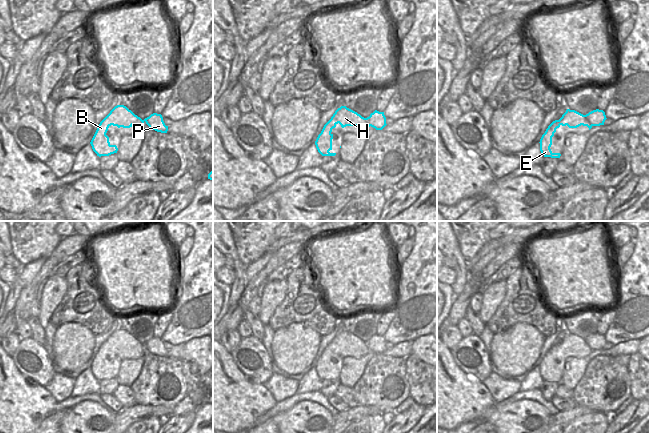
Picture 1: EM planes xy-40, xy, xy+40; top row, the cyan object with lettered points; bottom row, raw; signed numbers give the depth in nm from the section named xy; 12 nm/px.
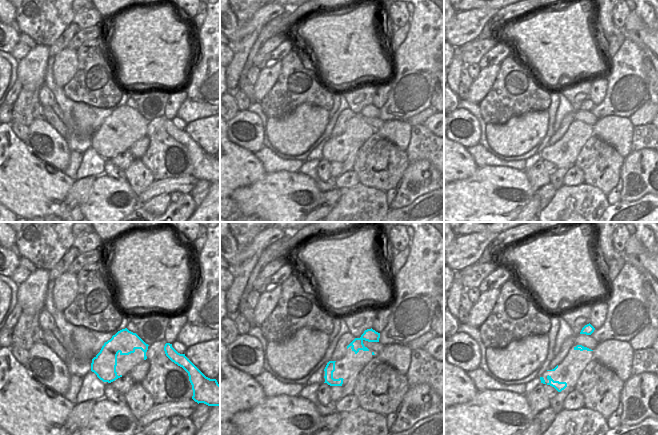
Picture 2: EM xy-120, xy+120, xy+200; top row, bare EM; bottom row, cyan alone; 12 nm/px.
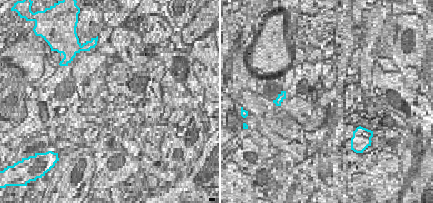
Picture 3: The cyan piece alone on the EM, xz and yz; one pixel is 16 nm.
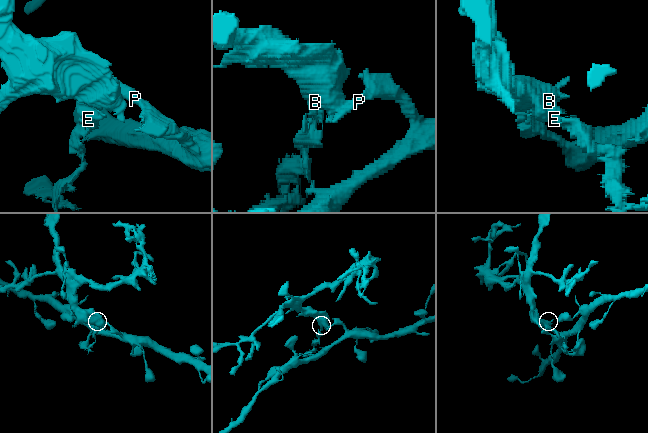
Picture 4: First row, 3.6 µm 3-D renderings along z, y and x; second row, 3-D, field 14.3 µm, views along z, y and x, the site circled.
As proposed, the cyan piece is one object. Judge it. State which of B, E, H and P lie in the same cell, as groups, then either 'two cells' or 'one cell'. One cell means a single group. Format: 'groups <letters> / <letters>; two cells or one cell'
groups B E H / P; two cells

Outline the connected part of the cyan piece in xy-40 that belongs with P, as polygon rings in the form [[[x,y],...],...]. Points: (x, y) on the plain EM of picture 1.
[[[153,337],[149,341],[145,342],[144,345],[150,353],[161,357],[167,357],[168,350],[165,349],[161,338]]]

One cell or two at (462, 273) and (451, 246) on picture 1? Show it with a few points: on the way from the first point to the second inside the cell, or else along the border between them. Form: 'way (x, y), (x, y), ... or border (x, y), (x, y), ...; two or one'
way (460, 266), (454, 253); one

